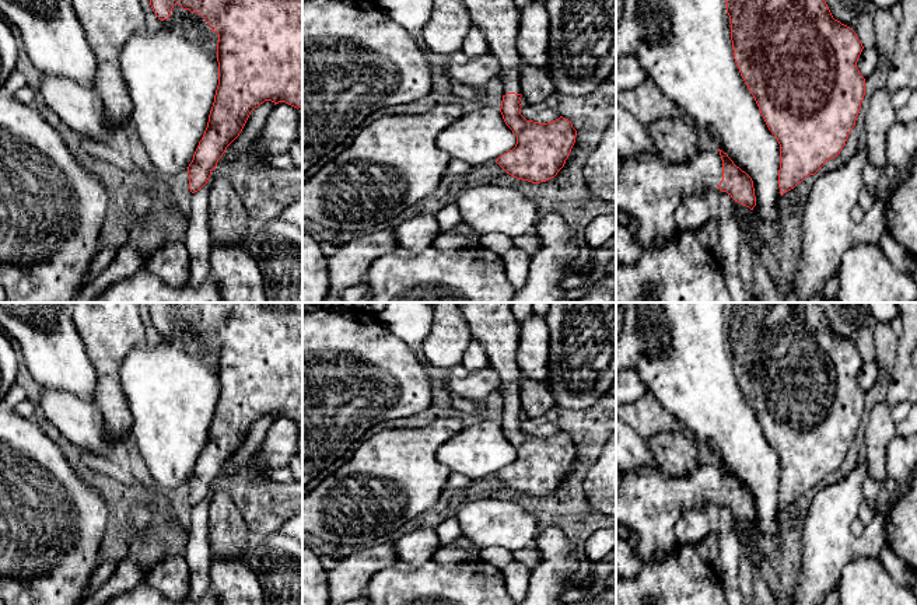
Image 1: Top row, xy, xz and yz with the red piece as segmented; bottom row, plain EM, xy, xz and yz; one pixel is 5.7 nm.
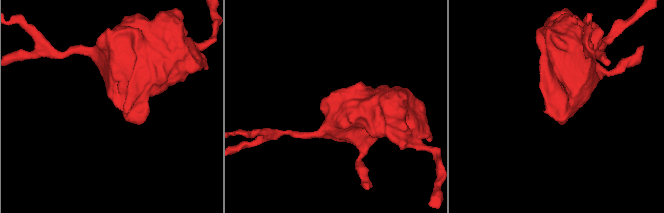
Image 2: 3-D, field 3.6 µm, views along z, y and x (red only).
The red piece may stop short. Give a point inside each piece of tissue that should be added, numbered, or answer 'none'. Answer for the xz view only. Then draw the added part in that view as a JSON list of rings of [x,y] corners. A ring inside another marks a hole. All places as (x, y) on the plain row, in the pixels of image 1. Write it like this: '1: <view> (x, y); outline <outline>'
1: xz (493, 325); outline [[[458,302],[472,333],[491,367],[500,377],[498,392],[507,406],[521,408],[519,381],[522,371],[517,364],[521,322],[511,311],[511,302]]]

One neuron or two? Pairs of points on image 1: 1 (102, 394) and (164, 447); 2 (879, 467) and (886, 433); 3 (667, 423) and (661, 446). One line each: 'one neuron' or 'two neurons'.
1: two neurons
2: one neuron
3: two neurons

